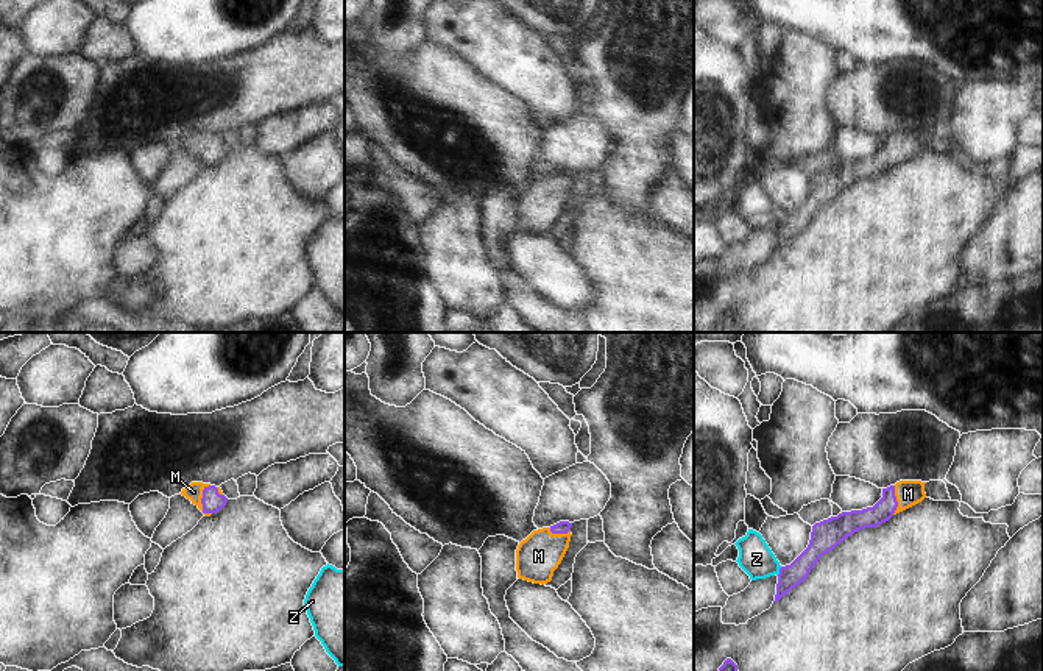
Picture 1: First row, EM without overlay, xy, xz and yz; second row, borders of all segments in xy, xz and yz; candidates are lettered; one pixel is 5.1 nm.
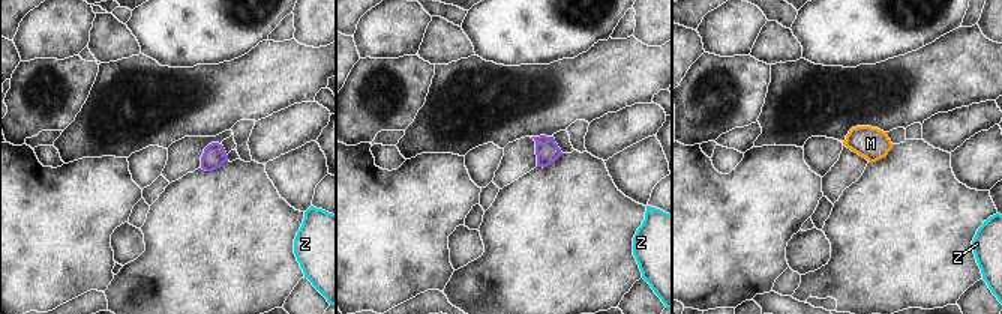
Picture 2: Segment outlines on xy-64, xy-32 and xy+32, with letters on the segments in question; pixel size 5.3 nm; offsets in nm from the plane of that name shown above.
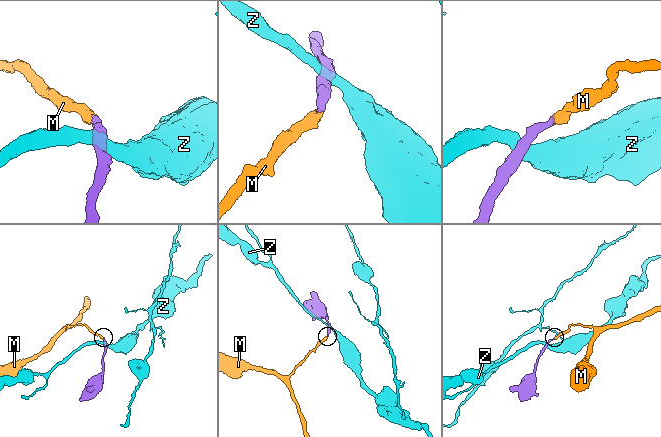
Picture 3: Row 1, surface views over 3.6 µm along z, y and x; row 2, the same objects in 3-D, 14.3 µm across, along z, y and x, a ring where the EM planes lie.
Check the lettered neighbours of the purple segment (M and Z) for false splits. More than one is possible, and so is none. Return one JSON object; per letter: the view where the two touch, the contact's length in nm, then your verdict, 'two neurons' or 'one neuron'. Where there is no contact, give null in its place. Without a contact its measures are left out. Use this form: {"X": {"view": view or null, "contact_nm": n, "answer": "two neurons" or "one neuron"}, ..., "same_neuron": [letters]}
{"M": {"view": "xy", "contact_nm": 160, "answer": "one neuron"}, "Z": {"view": "yz", "contact_nm": 50, "answer": "two neurons"}, "same_neuron": ["M"]}

